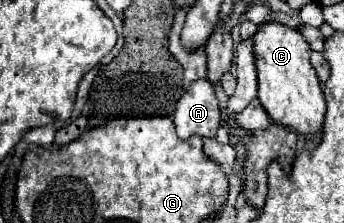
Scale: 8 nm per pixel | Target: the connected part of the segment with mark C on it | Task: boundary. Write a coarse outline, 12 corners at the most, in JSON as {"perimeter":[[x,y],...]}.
{"perimeter":[[263,22],[257,98],[313,148],[325,98],[297,28]]}

